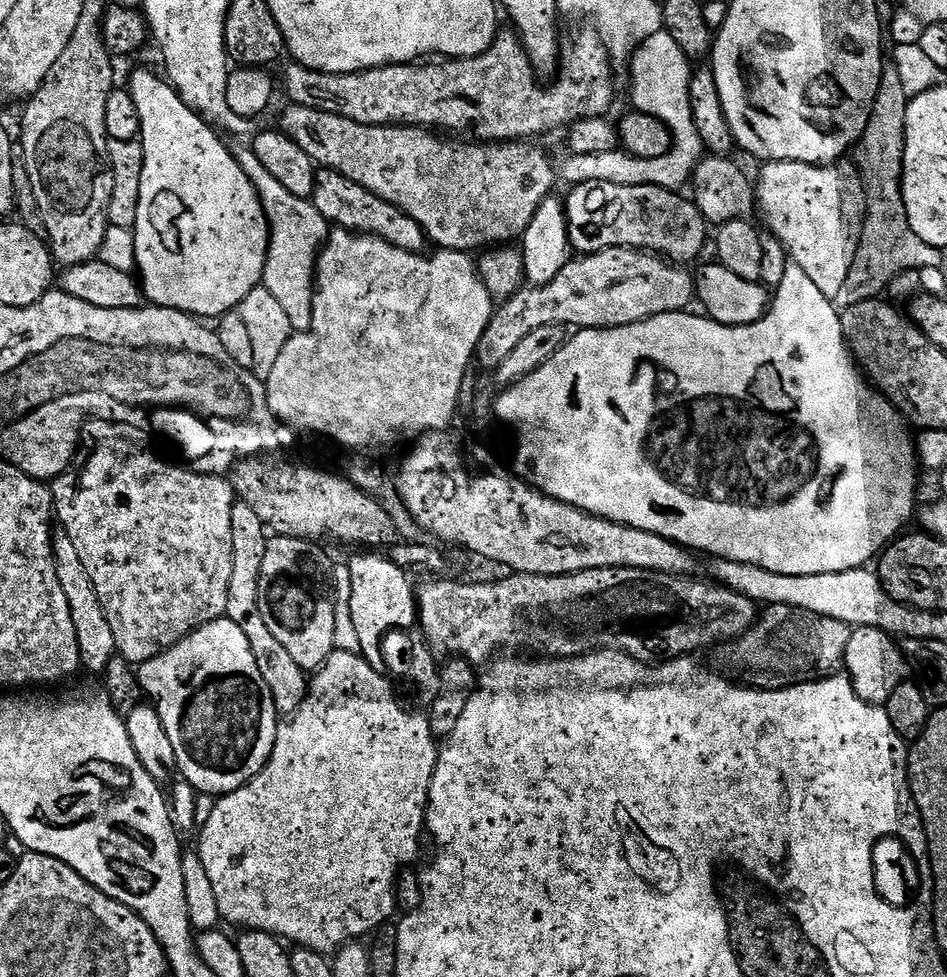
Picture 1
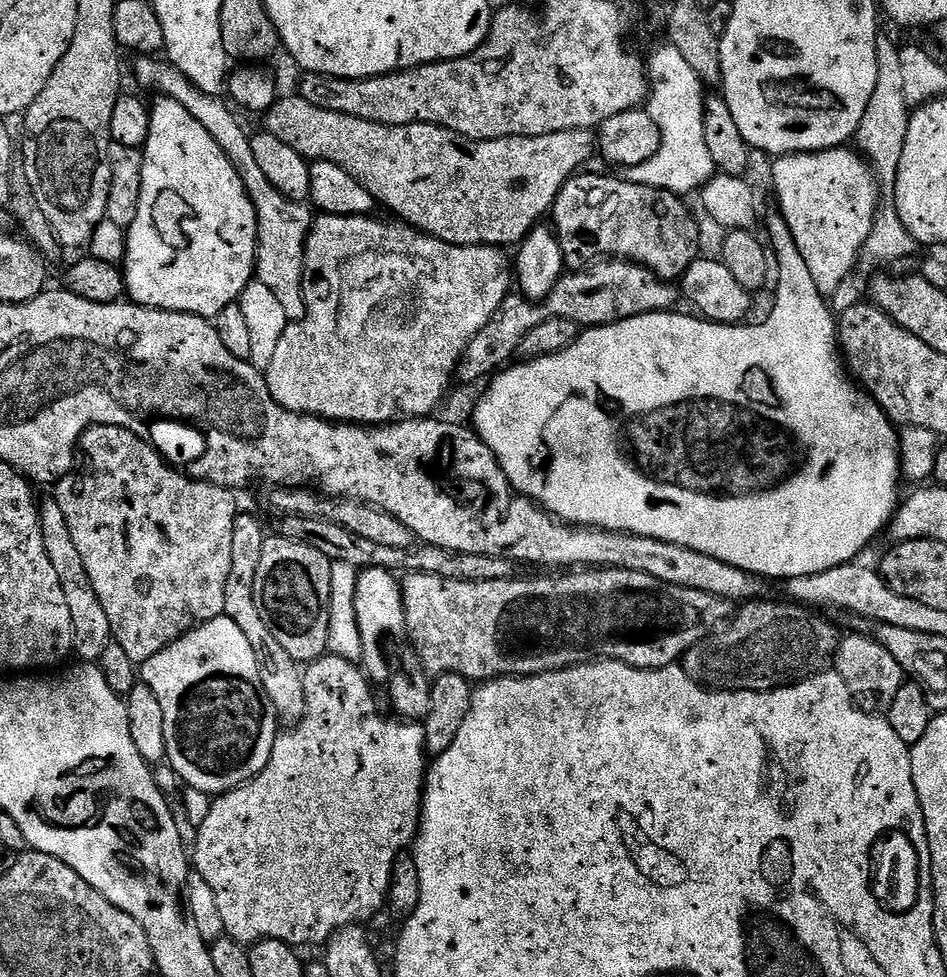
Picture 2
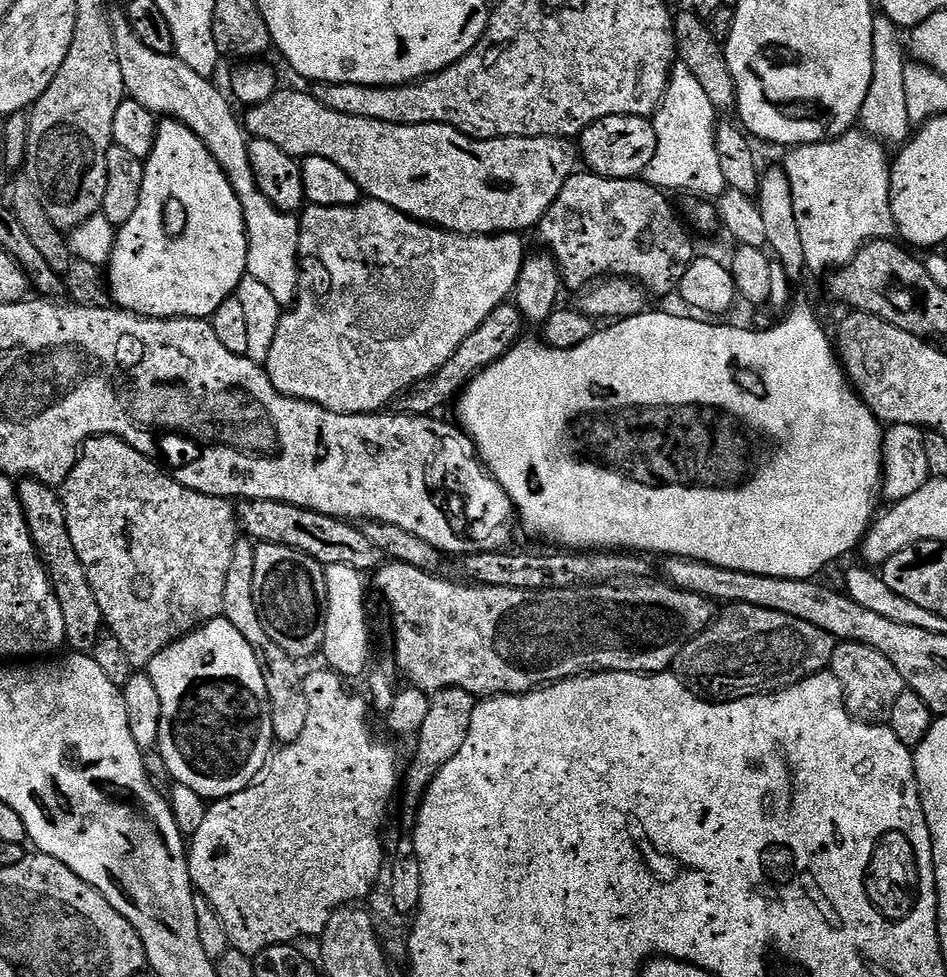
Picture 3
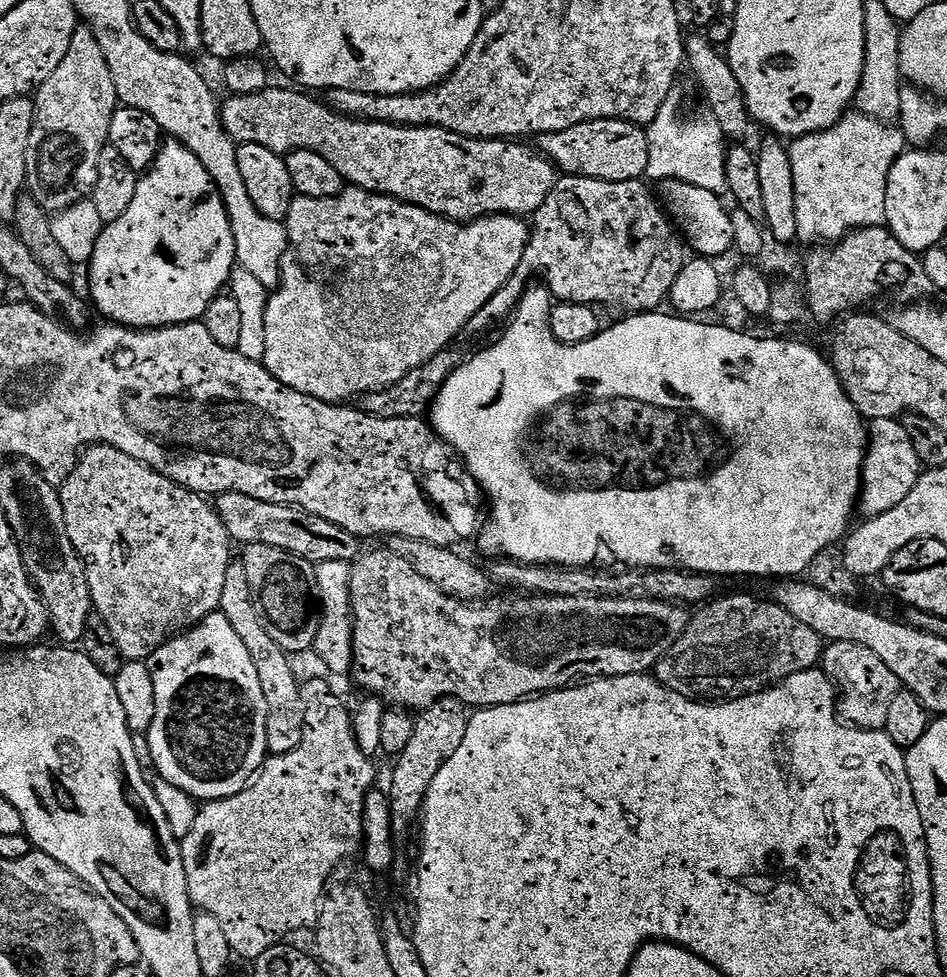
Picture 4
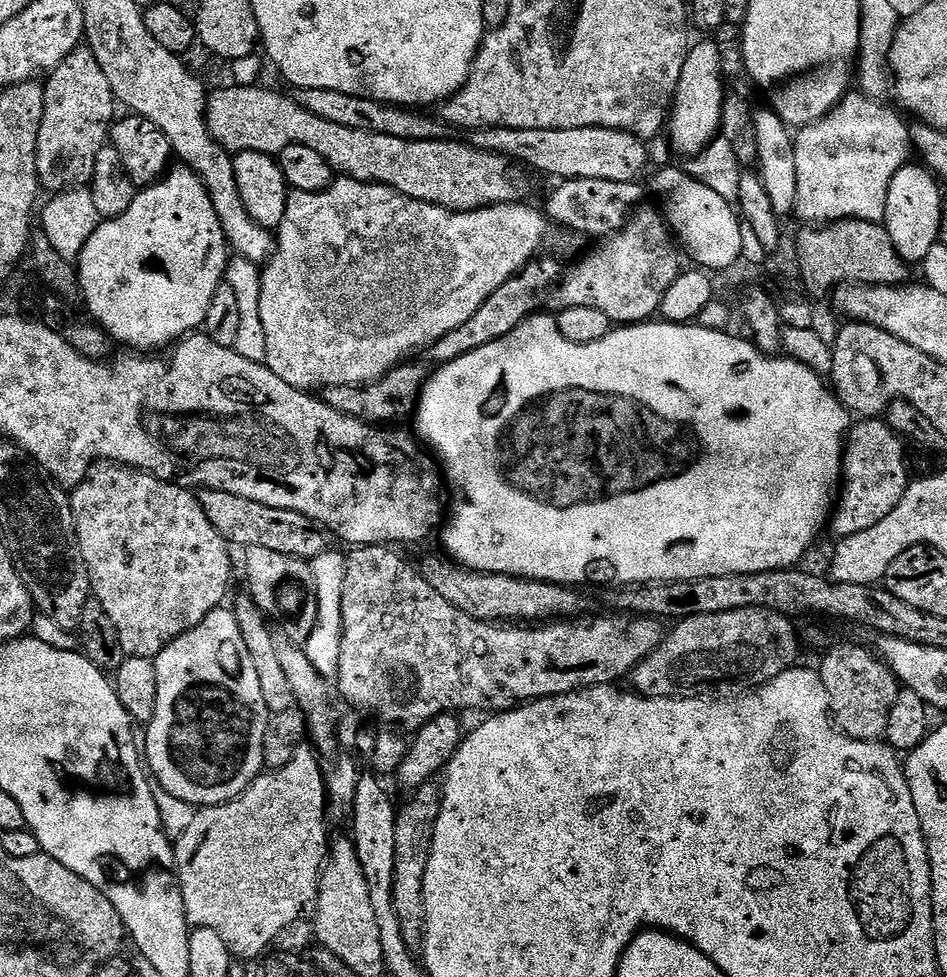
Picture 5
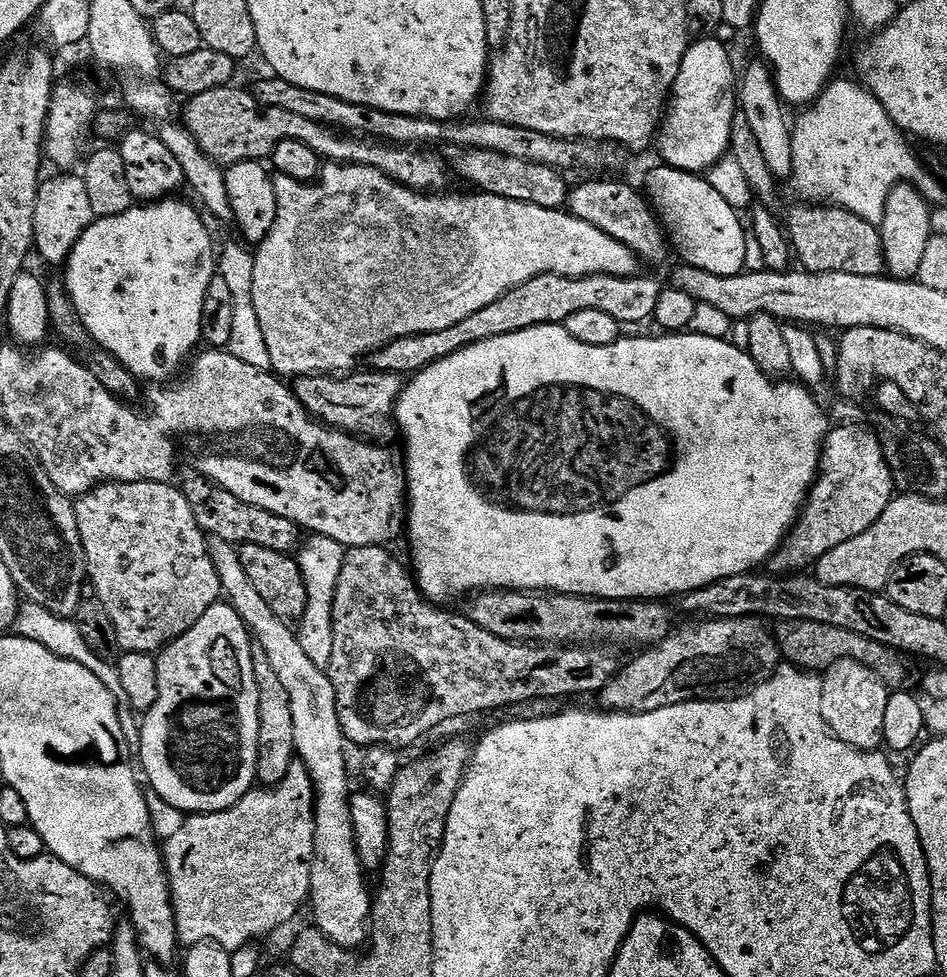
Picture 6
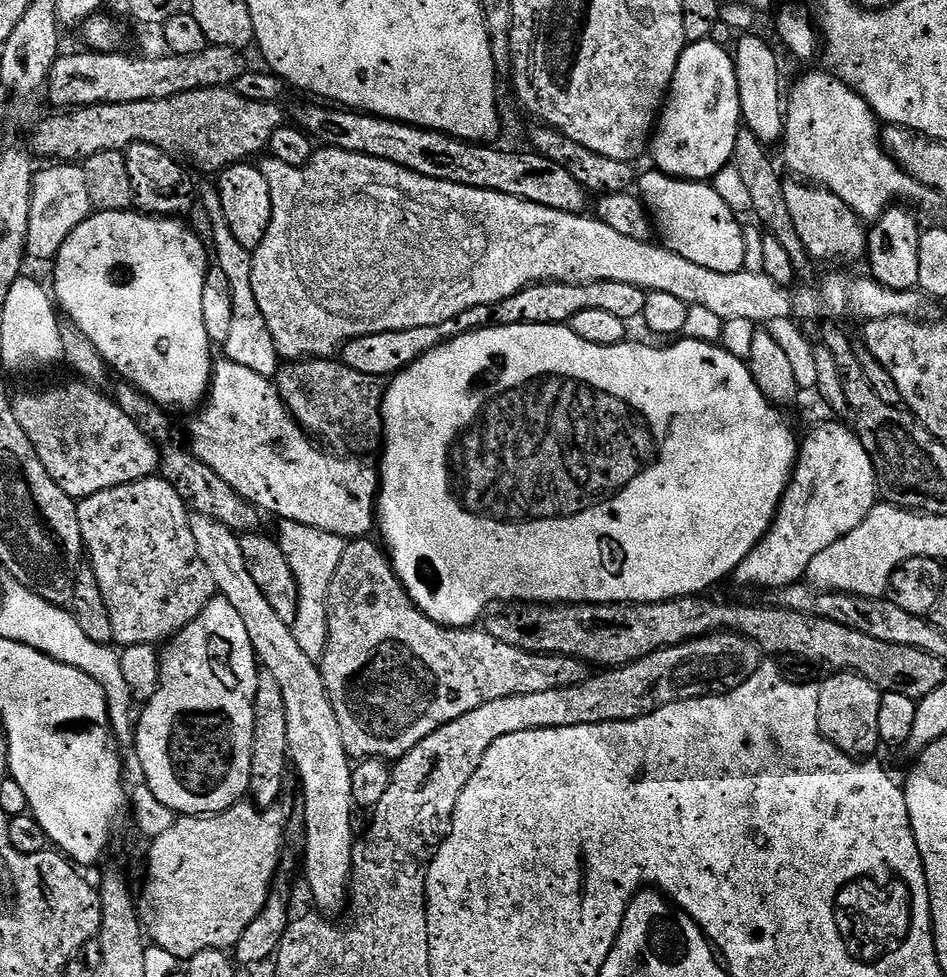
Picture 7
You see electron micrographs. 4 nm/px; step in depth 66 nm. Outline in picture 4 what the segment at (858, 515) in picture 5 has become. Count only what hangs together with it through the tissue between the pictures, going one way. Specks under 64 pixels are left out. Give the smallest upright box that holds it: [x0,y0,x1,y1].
[858,419,922,517]

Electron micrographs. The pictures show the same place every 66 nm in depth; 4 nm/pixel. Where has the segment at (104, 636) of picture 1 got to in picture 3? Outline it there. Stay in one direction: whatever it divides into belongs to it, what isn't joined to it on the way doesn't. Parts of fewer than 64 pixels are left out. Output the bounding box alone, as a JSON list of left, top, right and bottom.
[18,478,105,654]

